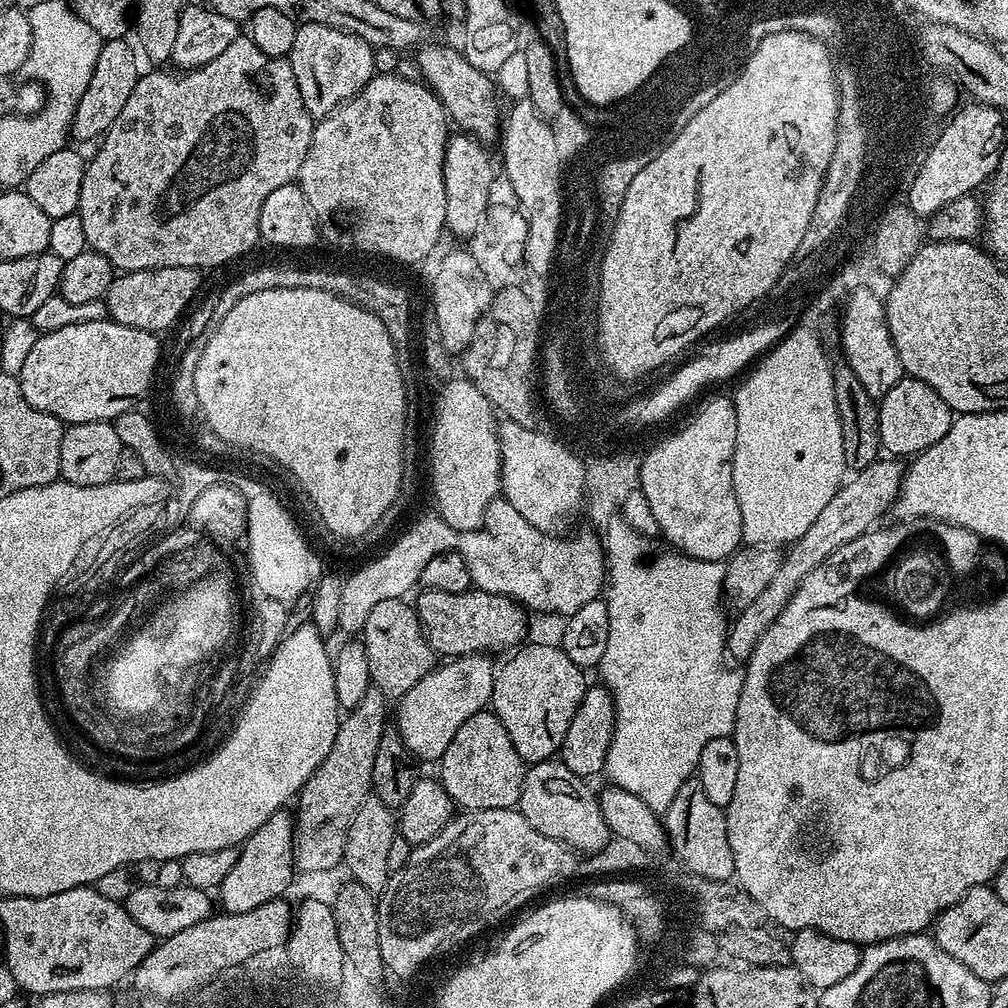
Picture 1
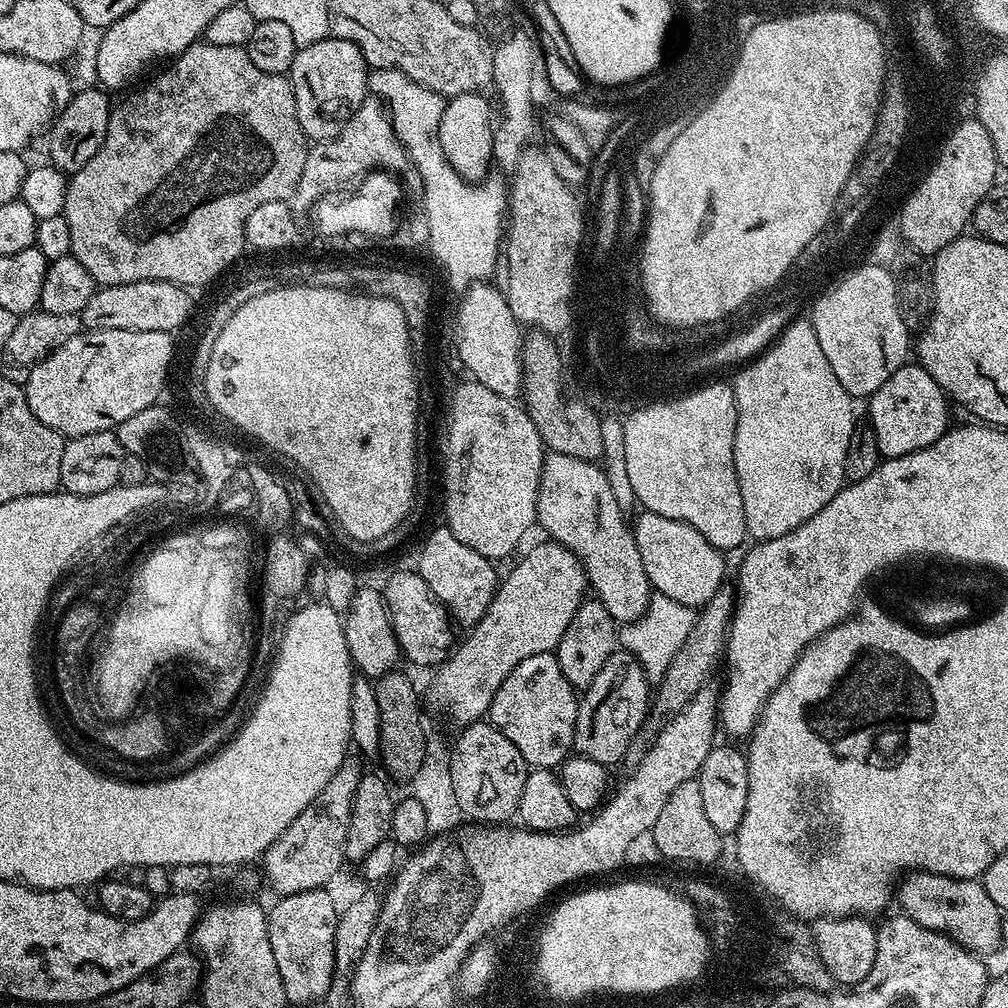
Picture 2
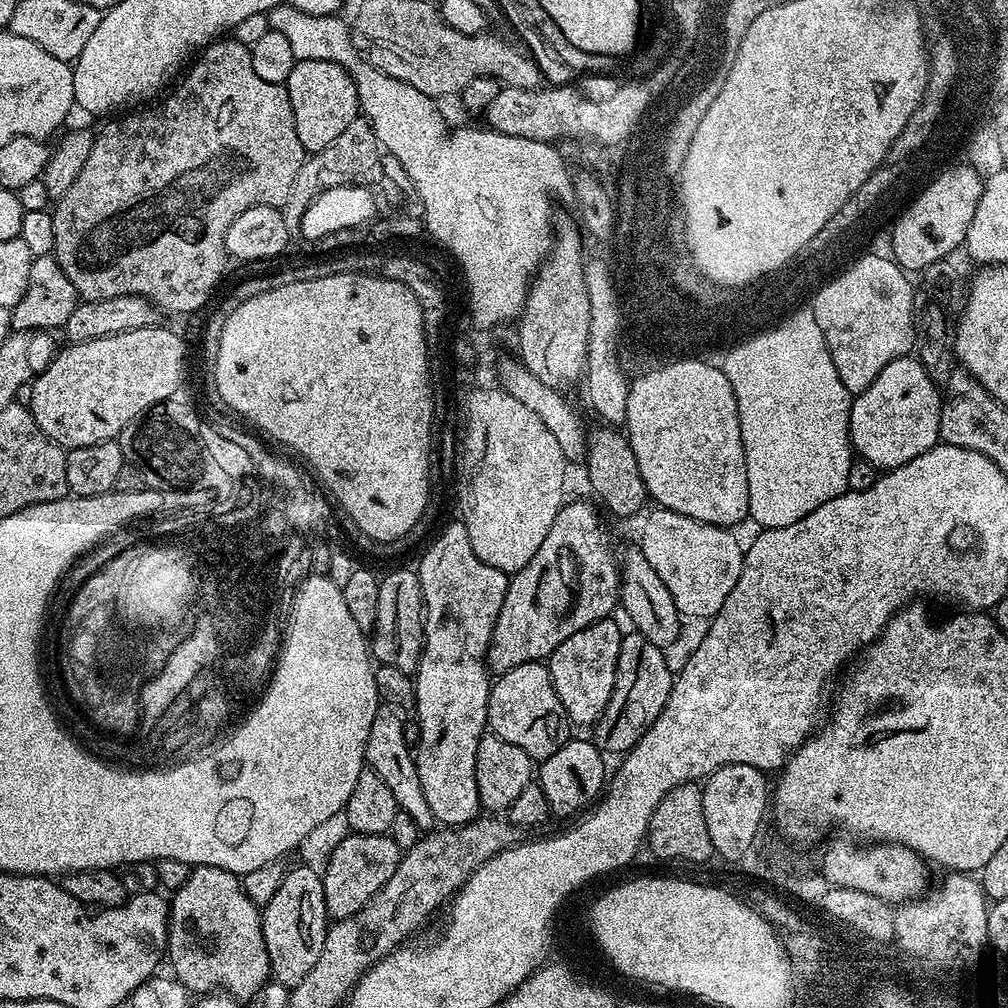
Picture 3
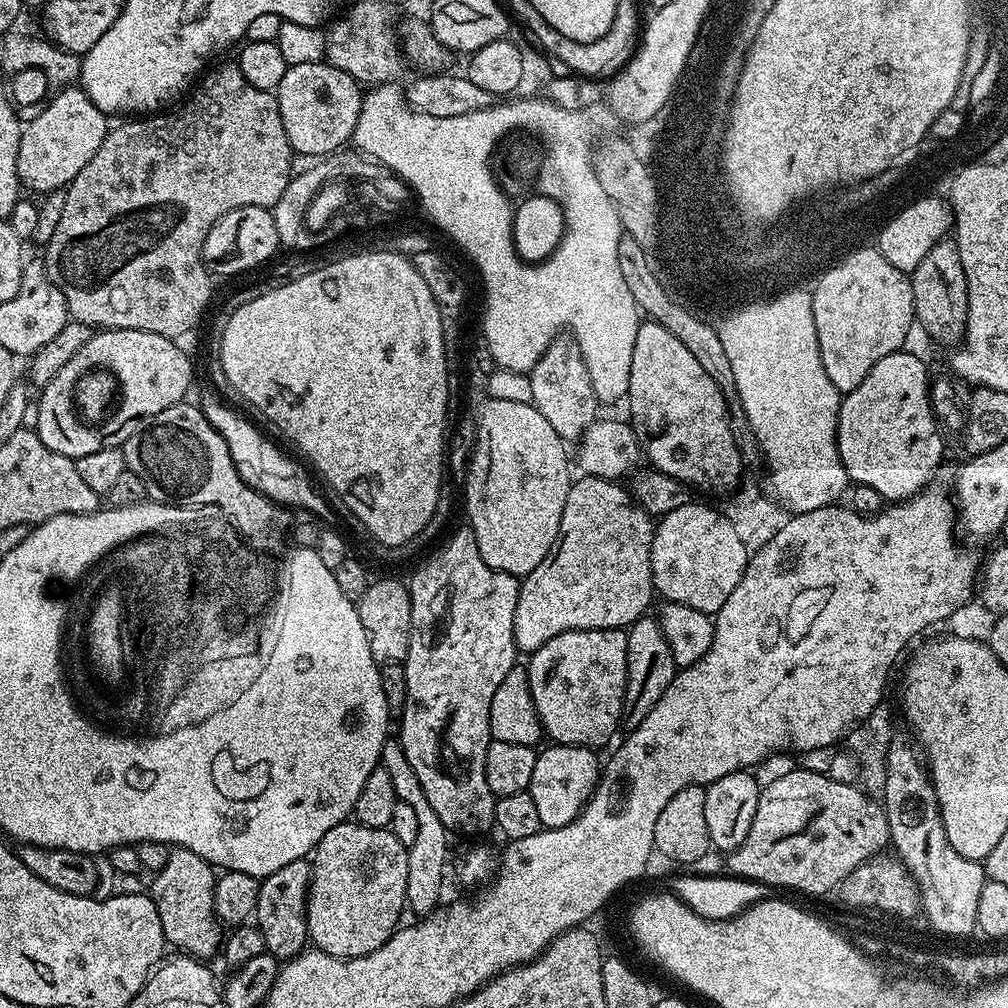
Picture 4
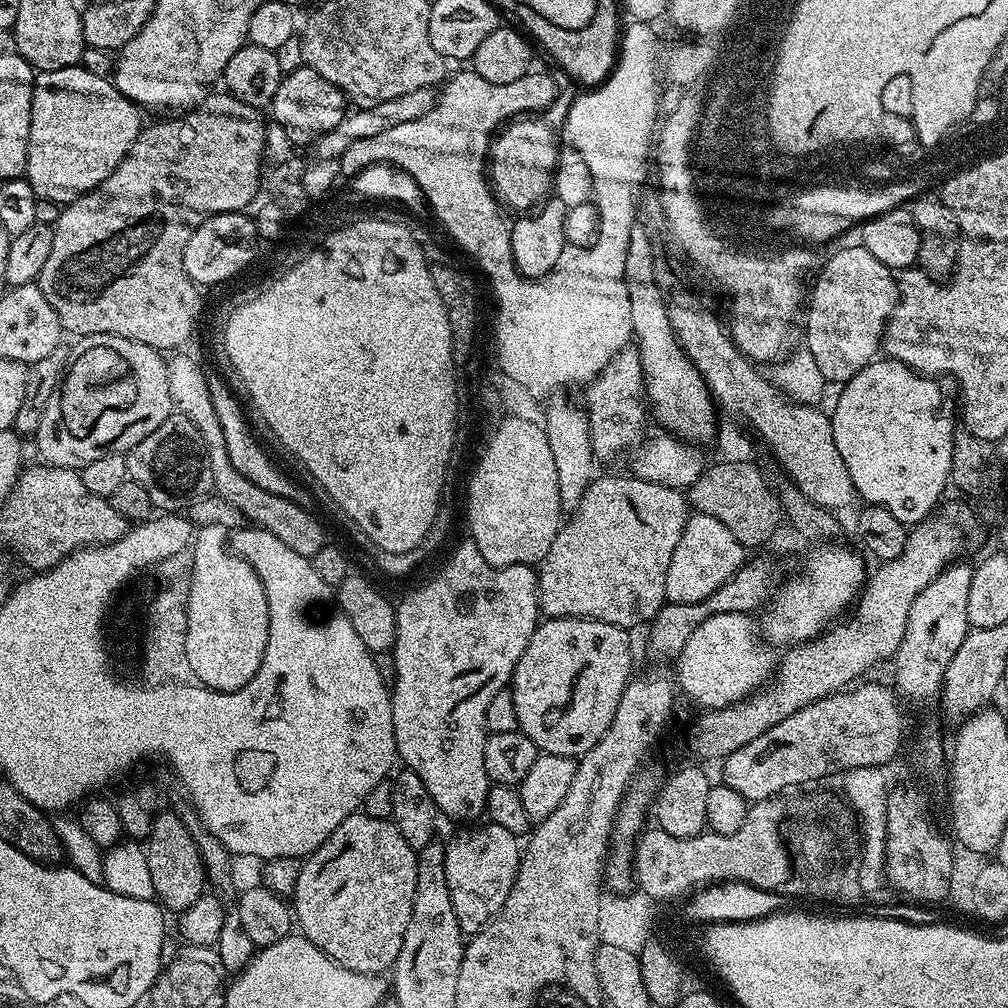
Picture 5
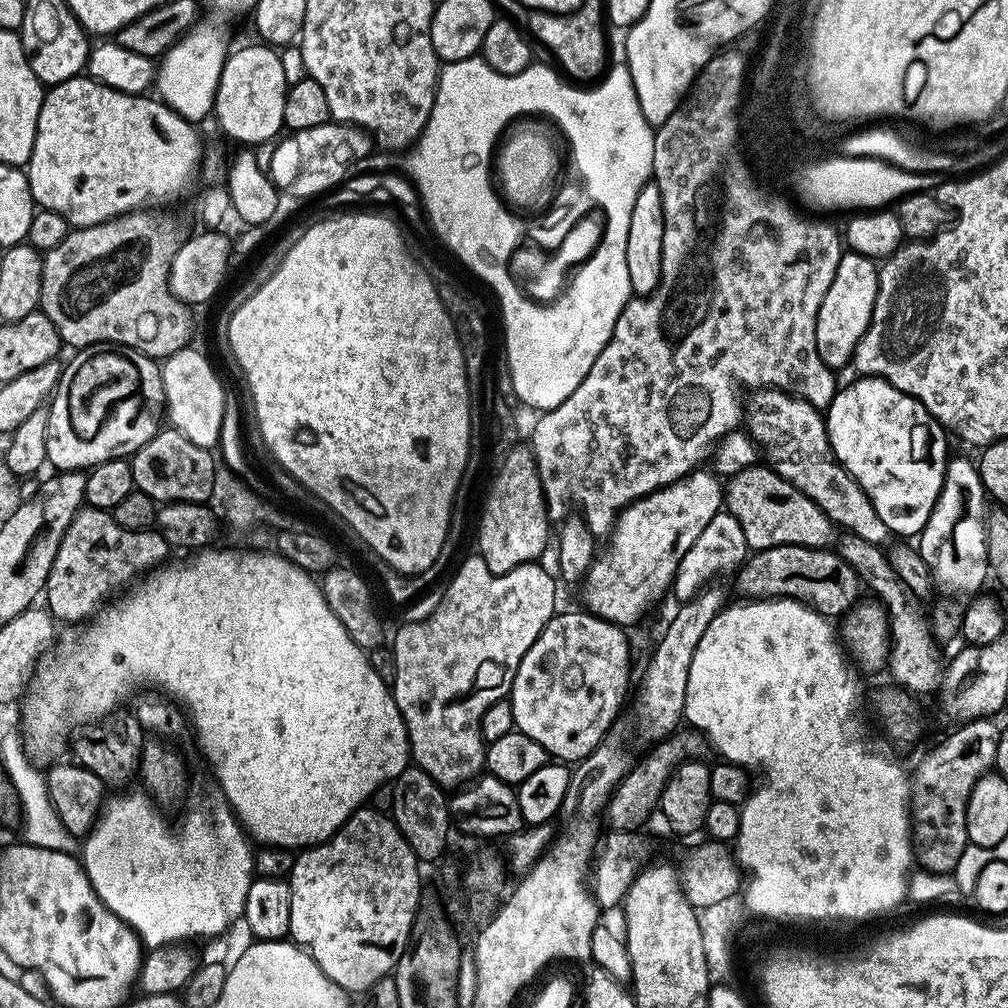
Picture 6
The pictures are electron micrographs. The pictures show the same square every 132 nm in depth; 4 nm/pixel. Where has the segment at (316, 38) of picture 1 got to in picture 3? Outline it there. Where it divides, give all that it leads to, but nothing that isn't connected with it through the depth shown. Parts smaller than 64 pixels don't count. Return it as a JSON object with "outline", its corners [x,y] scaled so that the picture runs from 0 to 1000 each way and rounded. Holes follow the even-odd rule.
{"outline":[[[295,60],[292,69],[288,69],[284,86],[292,109],[296,141],[300,141],[303,152],[309,153],[327,145],[327,141],[331,141],[331,137],[335,137],[335,133],[339,133],[339,129],[358,114],[355,89],[348,73],[331,62]]]}

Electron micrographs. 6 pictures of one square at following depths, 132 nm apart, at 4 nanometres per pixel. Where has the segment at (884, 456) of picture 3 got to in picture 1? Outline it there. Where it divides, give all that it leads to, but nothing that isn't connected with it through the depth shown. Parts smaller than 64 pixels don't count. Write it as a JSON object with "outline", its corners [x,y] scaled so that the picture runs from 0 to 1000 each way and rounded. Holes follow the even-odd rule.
{"outline":[[[898,375],[890,379],[871,399],[873,407],[873,443],[882,453],[904,454],[931,438],[942,427],[946,410],[919,379]]]}

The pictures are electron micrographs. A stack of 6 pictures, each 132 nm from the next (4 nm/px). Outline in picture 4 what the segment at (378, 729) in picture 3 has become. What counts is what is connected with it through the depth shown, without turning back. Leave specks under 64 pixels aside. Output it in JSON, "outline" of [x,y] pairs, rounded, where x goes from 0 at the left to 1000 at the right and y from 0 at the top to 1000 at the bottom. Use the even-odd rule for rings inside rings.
{"outline":[[[395,736],[382,738],[377,749],[377,758],[387,768],[391,776],[393,793],[404,796],[412,804],[415,811],[415,827],[411,835],[404,838],[405,854],[403,855],[403,897],[414,906],[414,910],[420,911],[427,905],[432,905],[438,896],[437,884],[440,881],[440,856],[444,853],[444,832],[446,826],[444,820],[431,808],[427,801],[427,795],[419,784],[419,776],[415,776],[415,768],[403,756],[403,748]],[[437,893],[437,894],[436,894]]]}

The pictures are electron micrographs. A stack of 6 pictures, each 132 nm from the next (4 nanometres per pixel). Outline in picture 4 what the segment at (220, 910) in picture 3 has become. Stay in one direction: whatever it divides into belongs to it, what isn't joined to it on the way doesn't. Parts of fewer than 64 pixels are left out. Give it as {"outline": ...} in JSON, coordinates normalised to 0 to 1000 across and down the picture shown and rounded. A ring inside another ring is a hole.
{"outline":[[[175,839],[171,841],[169,851],[165,851],[165,859],[150,870],[151,877],[149,873],[149,888],[161,911],[164,934],[188,949],[205,950],[213,944],[215,947],[224,929],[212,903],[214,870],[211,858],[192,847],[192,843]]]}

